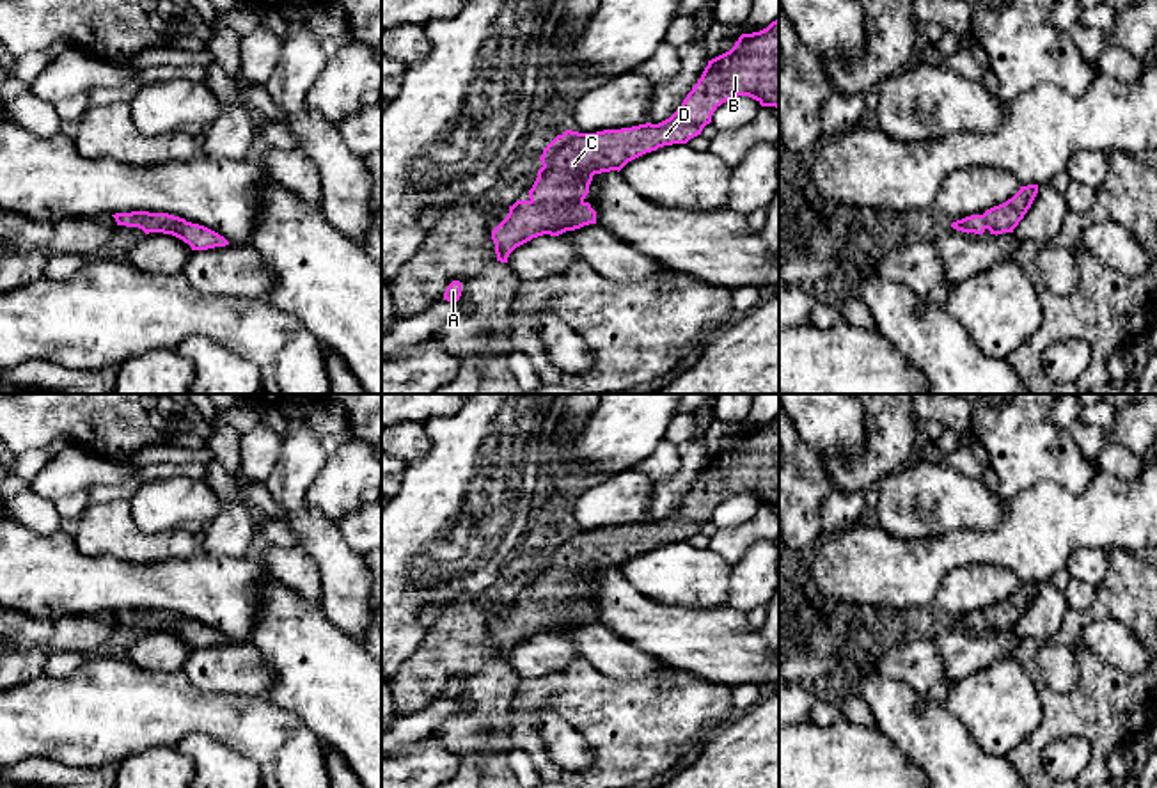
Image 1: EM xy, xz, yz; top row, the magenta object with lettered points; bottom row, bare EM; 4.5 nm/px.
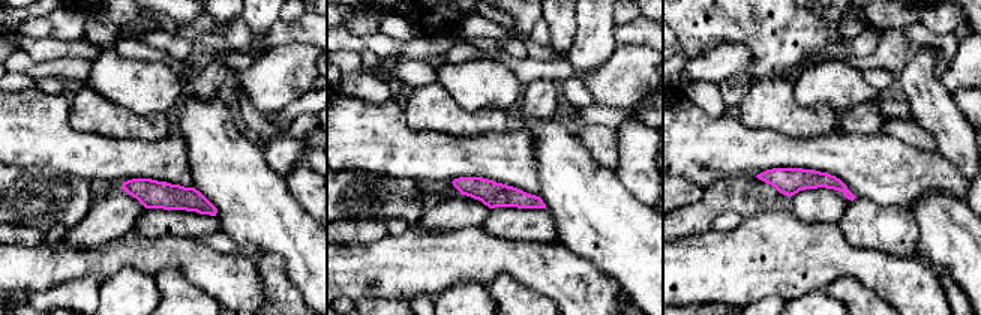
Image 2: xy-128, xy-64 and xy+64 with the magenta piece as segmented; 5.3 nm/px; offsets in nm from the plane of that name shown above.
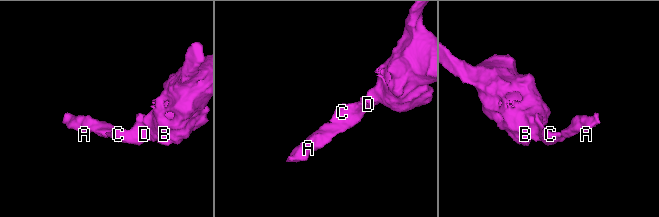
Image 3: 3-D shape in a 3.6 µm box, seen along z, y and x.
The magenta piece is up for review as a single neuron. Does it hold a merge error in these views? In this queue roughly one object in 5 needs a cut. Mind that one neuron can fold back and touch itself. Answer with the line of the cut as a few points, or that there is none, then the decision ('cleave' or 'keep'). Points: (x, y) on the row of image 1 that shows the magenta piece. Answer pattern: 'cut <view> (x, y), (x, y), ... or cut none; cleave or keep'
cut none; keep

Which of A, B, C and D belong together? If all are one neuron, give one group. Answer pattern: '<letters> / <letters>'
A B C D

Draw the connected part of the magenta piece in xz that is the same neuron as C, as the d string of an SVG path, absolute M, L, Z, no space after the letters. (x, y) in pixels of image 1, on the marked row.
M779 18L760 32L742 34L729 51L708 60L669 119L557 135L539 156L543 167L529 199L509 206L508 217L492 231L497 261L508 263L509 254L532 238L596 224L596 211L584 201L594 174L619 172L628 162L658 147L687 144L701 135L722 103L738 96L779 108Z

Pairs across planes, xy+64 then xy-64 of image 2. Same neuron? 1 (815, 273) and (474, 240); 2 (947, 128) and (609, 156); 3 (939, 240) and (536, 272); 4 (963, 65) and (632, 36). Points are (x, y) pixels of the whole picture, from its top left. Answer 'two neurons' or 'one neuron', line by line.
1: one neuron
2: two neurons
3: two neurons
4: two neurons

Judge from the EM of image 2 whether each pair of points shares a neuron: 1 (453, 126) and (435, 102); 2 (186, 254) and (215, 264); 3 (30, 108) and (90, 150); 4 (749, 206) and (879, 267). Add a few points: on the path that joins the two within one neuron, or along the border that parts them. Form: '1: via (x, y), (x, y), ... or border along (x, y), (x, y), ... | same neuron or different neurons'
1: via (449, 120), (437, 108) | same neuron
2: via (194, 258), (200, 264), (207, 264) | same neuron
3: via (45, 123), (75, 150) | same neuron
4: border along (773, 209), (743, 219) | different neurons

